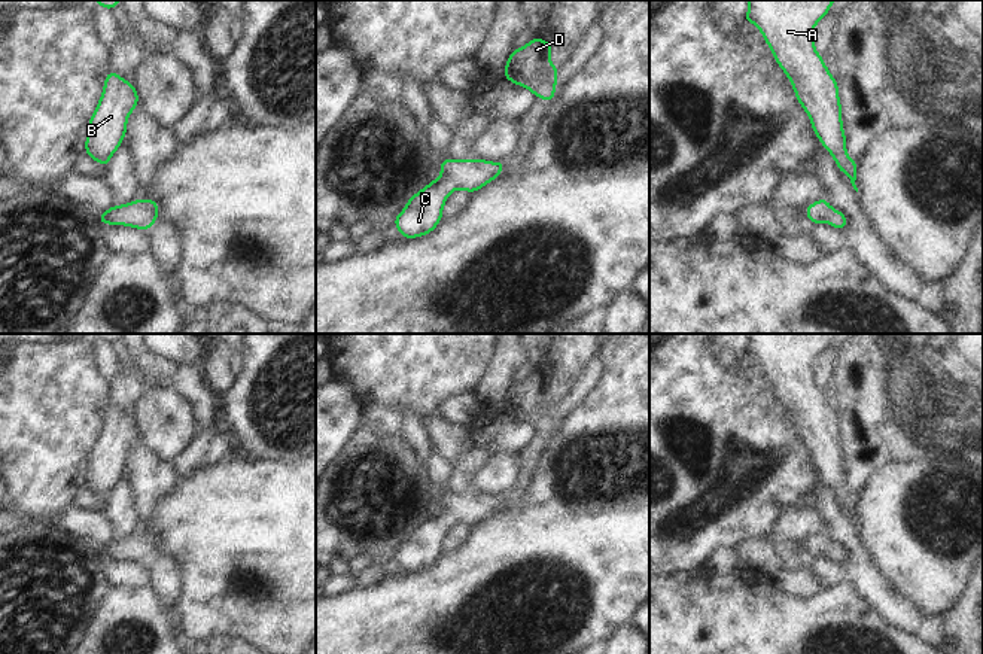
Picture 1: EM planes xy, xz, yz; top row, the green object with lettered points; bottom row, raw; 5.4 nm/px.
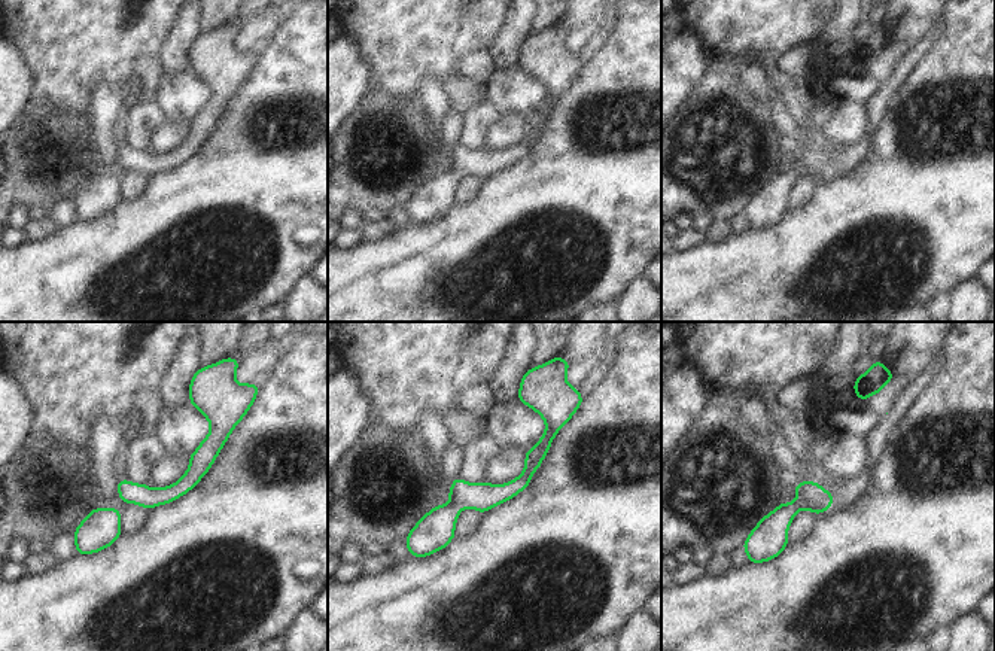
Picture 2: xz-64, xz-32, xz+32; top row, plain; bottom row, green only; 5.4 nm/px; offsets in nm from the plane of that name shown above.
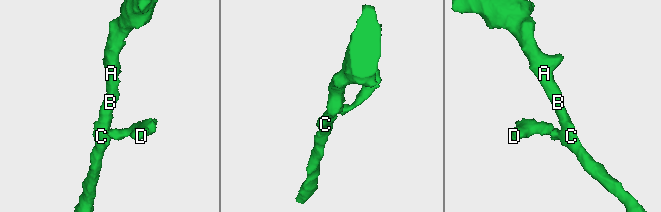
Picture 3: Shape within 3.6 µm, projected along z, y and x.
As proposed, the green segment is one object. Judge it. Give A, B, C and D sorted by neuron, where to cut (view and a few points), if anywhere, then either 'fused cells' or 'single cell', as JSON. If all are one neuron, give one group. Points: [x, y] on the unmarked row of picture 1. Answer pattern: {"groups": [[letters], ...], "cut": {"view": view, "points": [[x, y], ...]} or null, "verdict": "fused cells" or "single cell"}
{"groups": [["A", "B", "C", "D"]], "cut": null, "verdict": "single cell"}

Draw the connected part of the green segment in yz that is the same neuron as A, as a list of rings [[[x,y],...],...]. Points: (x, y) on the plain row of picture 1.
[[[748,334],[749,343],[745,349],[745,355],[752,356],[761,365],[764,374],[769,381],[773,384],[773,390],[779,401],[785,405],[786,411],[791,414],[794,426],[797,429],[798,436],[806,444],[810,451],[812,462],[818,469],[818,474],[824,478],[824,481],[831,487],[836,493],[837,502],[843,505],[853,523],[858,526],[855,518],[856,514],[856,495],[847,490],[846,486],[846,469],[843,465],[842,456],[842,438],[839,434],[839,419],[833,408],[828,405],[822,390],[815,383],[815,359],[828,347],[830,340],[836,334]]]

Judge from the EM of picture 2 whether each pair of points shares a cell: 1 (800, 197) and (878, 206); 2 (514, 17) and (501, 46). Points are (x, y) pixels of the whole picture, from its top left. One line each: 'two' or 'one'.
1: two
2: one

